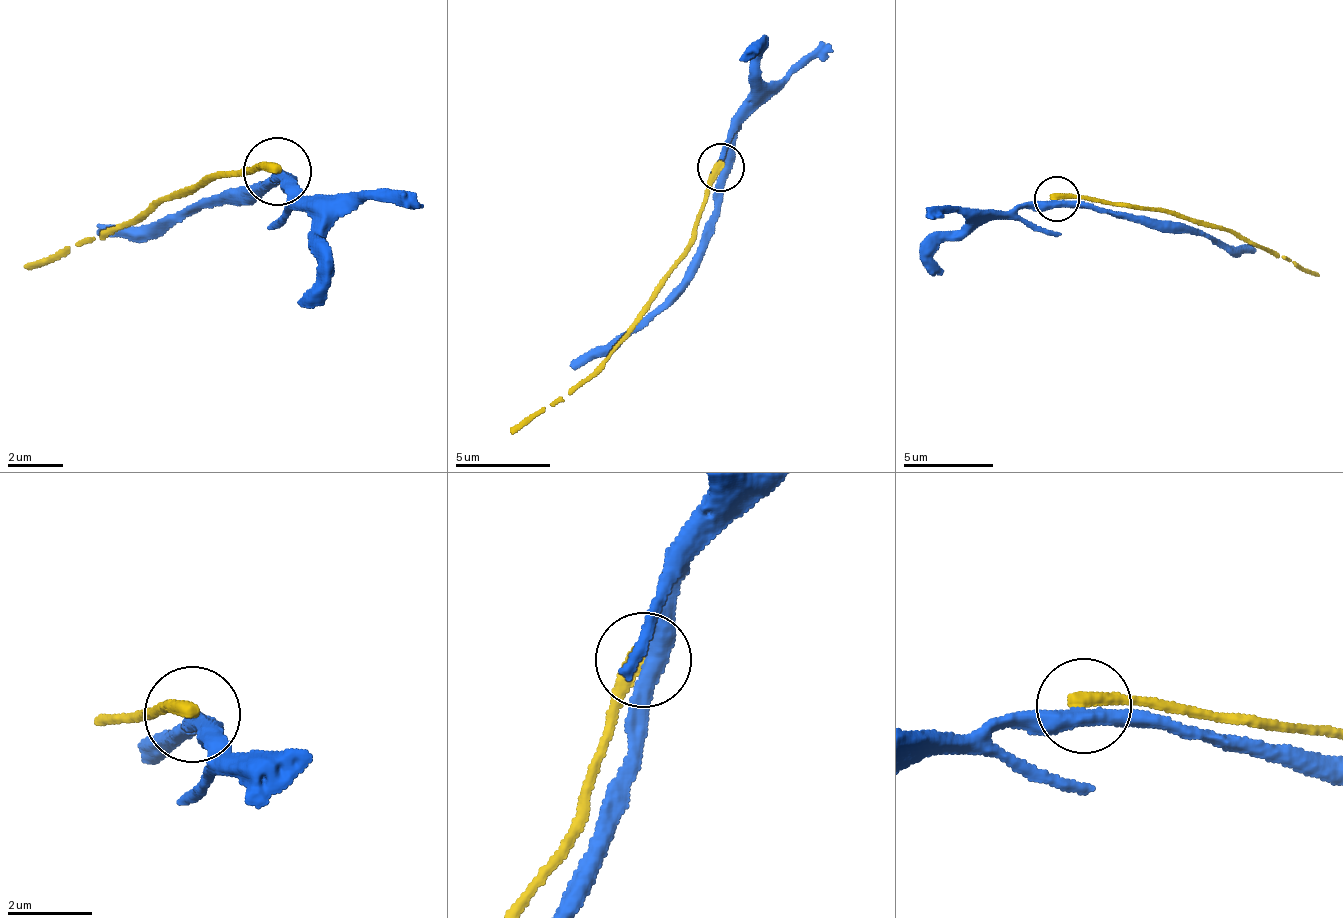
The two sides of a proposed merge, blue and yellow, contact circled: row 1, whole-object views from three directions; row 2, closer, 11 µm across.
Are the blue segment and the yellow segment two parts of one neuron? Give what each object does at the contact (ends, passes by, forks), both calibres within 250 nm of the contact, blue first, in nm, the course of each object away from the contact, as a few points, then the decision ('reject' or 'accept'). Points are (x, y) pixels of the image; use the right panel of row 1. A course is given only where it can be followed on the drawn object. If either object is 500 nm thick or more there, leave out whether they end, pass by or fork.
blue passes by; yellow ends there; 400 nm thick on the blue side, 400 nm on the other; blue runs (1057, 198), (1193, 227), (1255, 254); yellow runs (1058, 197), (1132, 204), (1223, 224), (1277, 259), (1318, 274); reject

